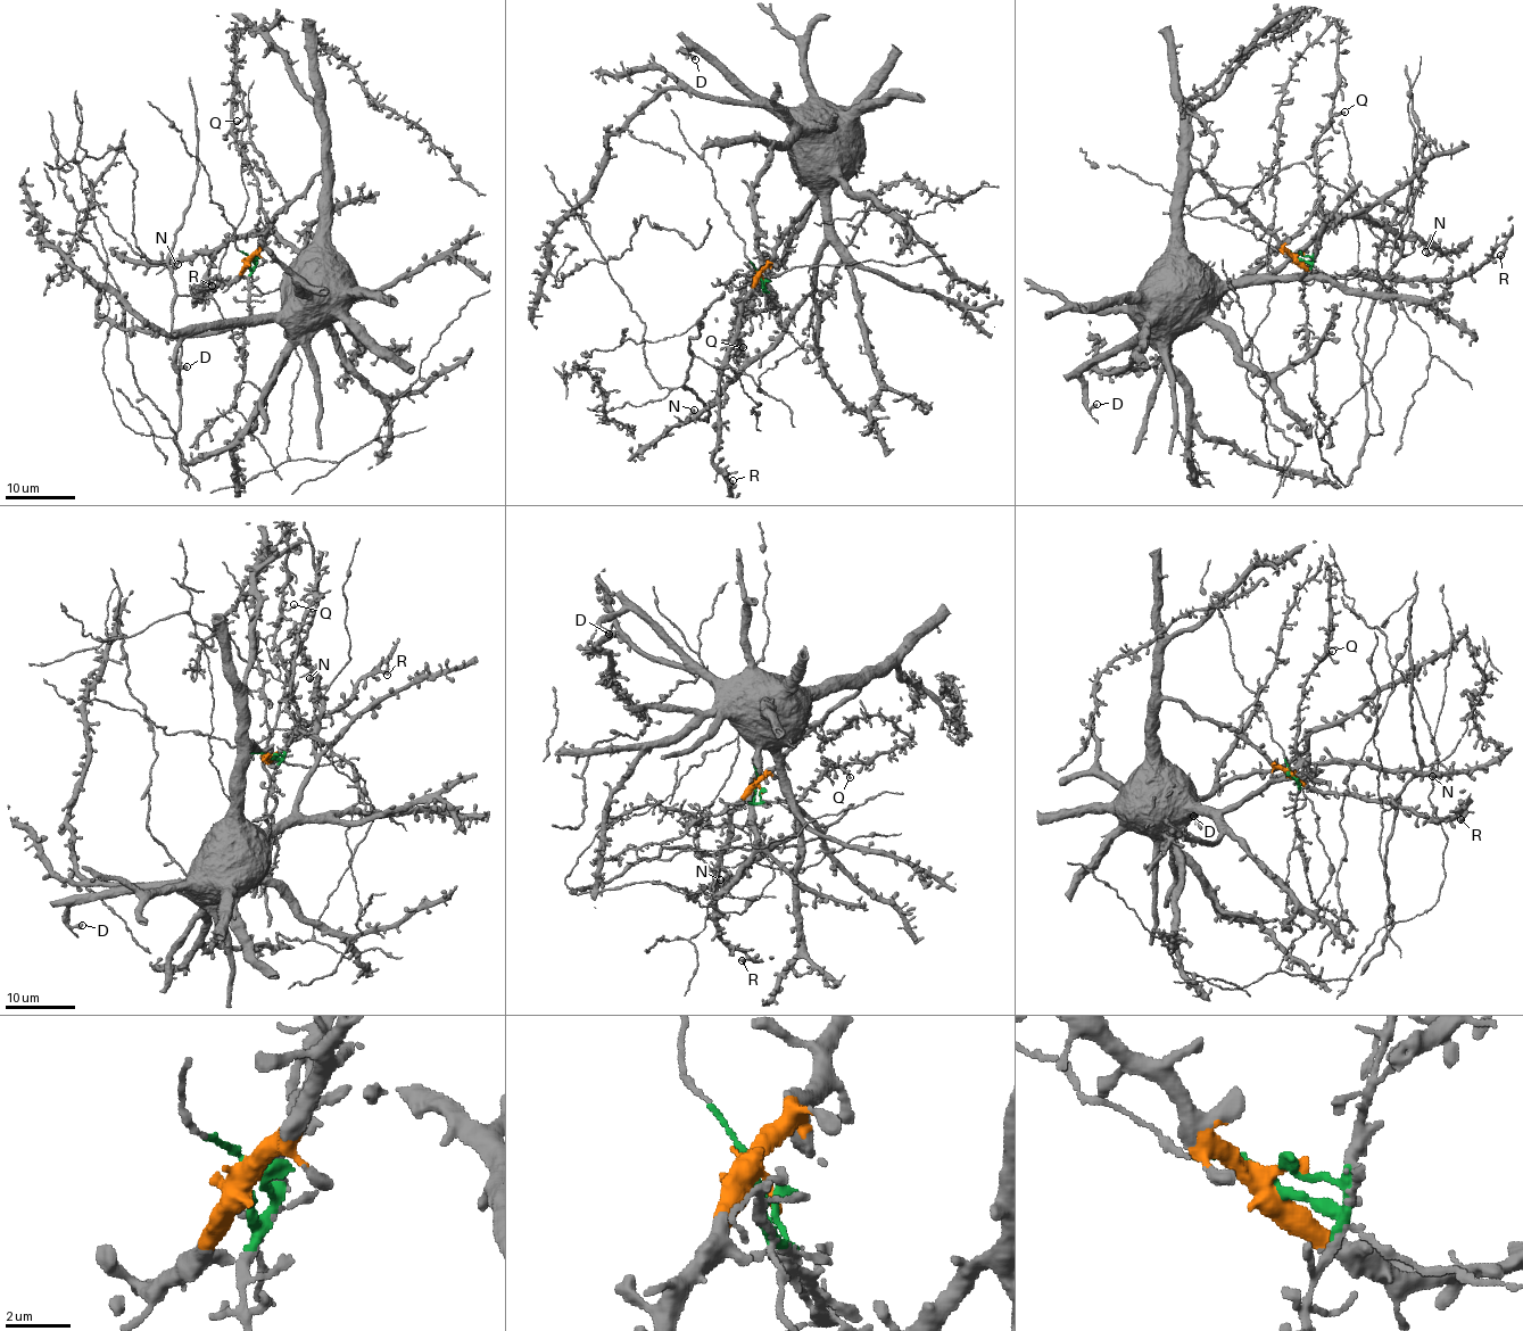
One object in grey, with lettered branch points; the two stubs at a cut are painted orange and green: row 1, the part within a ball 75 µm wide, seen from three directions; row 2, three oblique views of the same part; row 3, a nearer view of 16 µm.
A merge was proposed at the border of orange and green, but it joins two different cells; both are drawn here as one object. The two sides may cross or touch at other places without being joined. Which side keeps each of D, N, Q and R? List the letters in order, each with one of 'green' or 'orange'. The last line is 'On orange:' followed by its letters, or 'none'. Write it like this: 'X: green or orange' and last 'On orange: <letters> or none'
D: orange
N: orange
Q: green
R: orange
On orange: D, N, R

